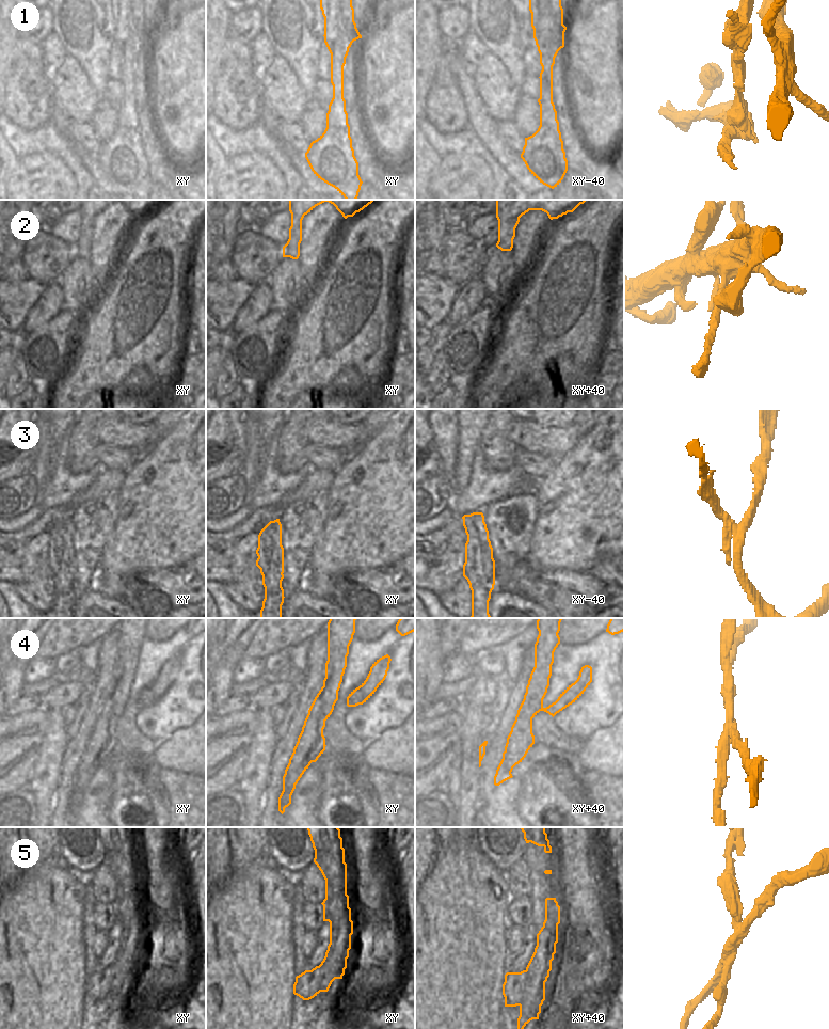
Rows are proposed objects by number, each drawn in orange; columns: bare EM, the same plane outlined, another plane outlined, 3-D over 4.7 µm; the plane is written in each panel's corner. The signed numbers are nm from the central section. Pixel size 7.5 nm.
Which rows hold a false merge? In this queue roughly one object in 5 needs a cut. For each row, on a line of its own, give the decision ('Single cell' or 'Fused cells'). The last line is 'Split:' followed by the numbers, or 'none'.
1: Fused cells
2: Single cell
3: Fused cells
4: Fused cells
5: Fused cells
Split: 1, 3, 4, 5

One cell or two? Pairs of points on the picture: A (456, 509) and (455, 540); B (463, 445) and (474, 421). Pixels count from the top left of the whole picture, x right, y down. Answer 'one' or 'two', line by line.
A: two
B: one

